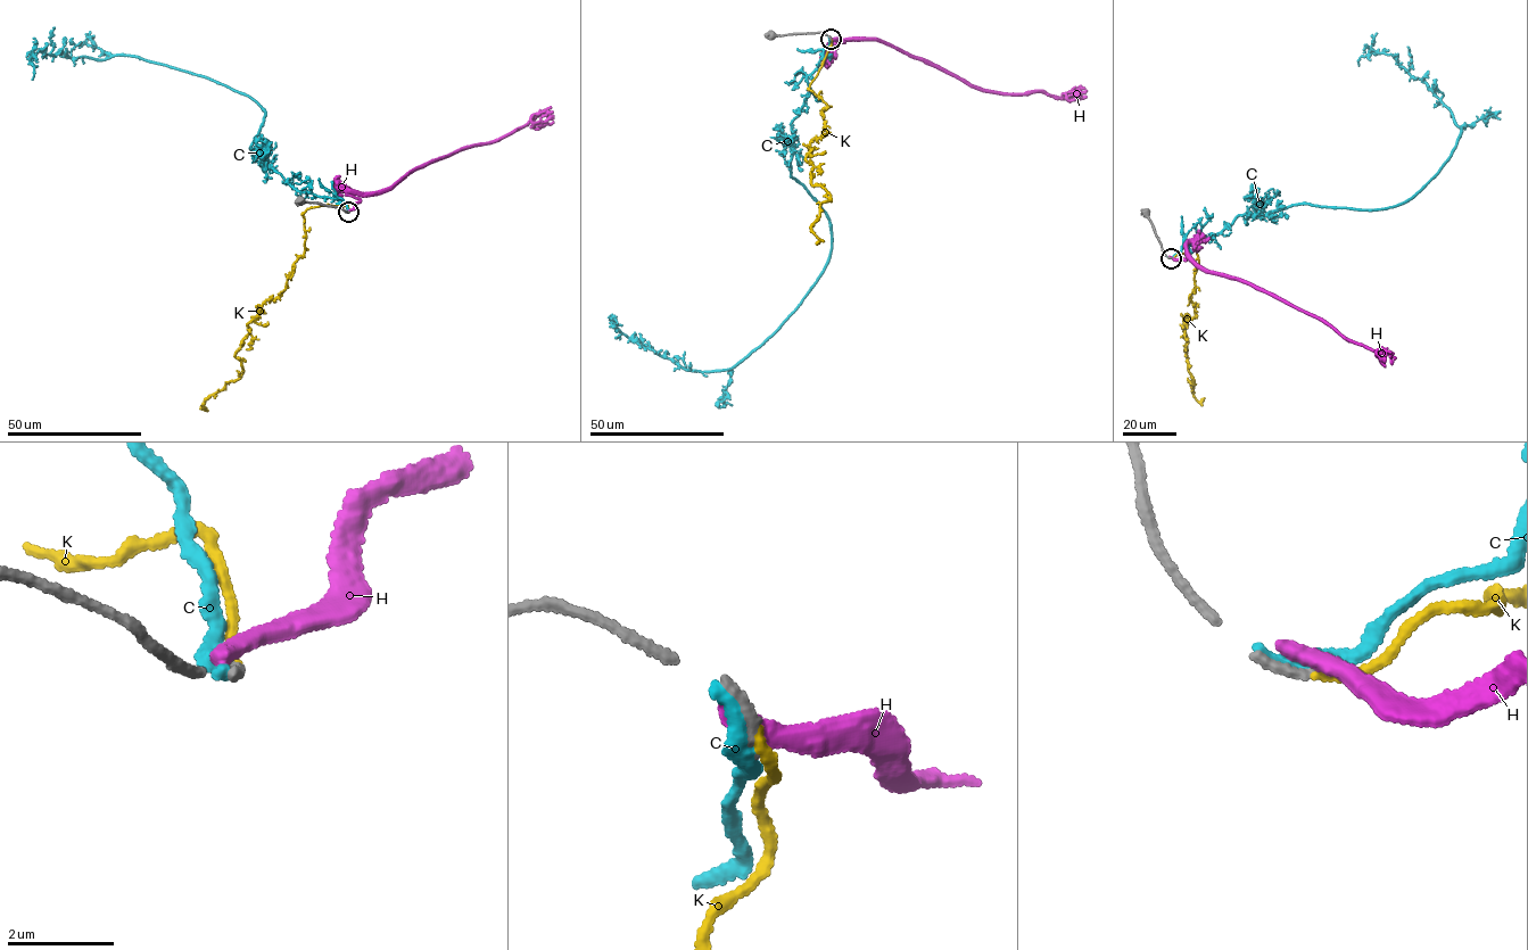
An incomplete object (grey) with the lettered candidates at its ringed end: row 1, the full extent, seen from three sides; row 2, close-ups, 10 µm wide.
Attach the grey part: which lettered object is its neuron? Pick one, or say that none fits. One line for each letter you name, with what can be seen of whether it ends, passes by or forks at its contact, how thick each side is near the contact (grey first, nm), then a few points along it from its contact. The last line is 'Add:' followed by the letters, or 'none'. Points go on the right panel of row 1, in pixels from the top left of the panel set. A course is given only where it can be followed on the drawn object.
K: it ends there; 180 nm thick on the grey side, 190 nm on the other; it runs (1171, 258), (1197, 249), (1195, 316), (1186, 315), (1182, 328), (1190, 386), (1195, 398), (1205, 397)
Add: K

